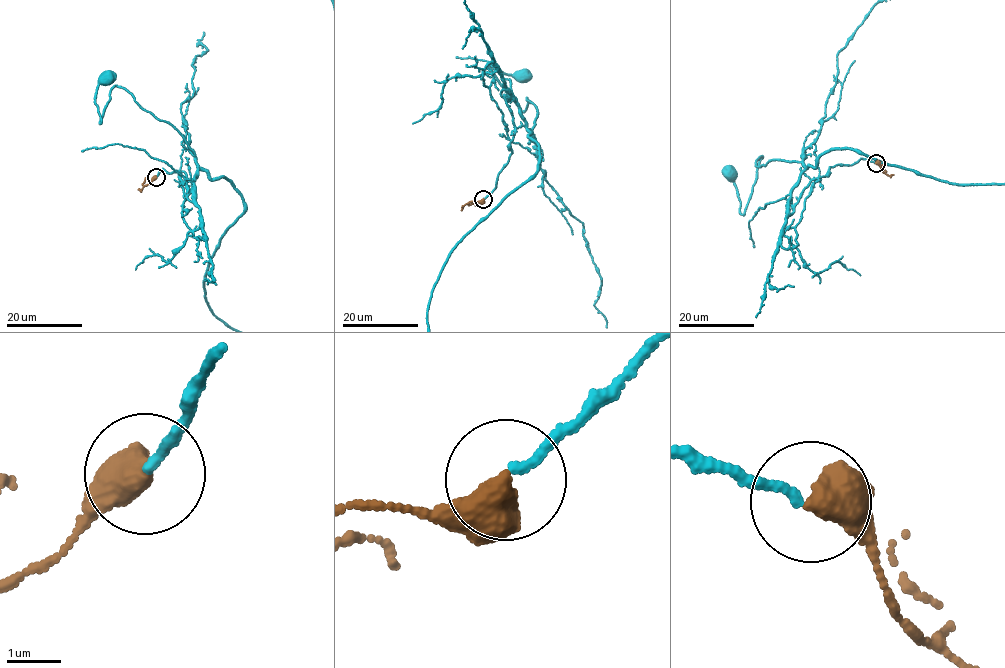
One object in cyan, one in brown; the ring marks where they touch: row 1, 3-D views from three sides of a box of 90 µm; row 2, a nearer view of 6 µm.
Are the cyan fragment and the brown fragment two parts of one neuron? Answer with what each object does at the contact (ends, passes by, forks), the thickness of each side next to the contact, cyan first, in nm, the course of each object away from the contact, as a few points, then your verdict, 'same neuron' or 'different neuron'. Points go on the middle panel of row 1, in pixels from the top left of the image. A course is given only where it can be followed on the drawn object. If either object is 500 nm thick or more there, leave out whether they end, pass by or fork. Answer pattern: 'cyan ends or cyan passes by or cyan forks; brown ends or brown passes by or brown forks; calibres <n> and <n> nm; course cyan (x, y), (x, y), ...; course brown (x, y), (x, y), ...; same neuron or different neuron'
calibres 160 and 550 nm; course cyan (483, 199), (512, 151), (504, 99), (529, 130), (538, 110), (526, 98), (522, 111), (489, 63), (520, 74); course brown (483, 199), (465, 204), (461, 210); same neuron

